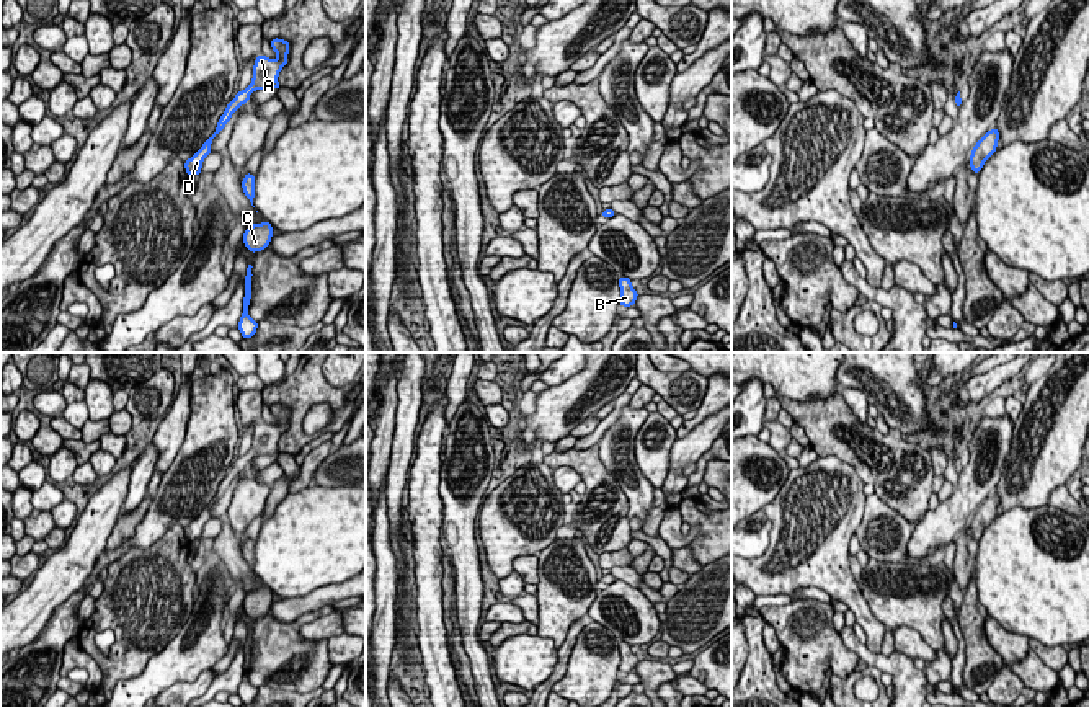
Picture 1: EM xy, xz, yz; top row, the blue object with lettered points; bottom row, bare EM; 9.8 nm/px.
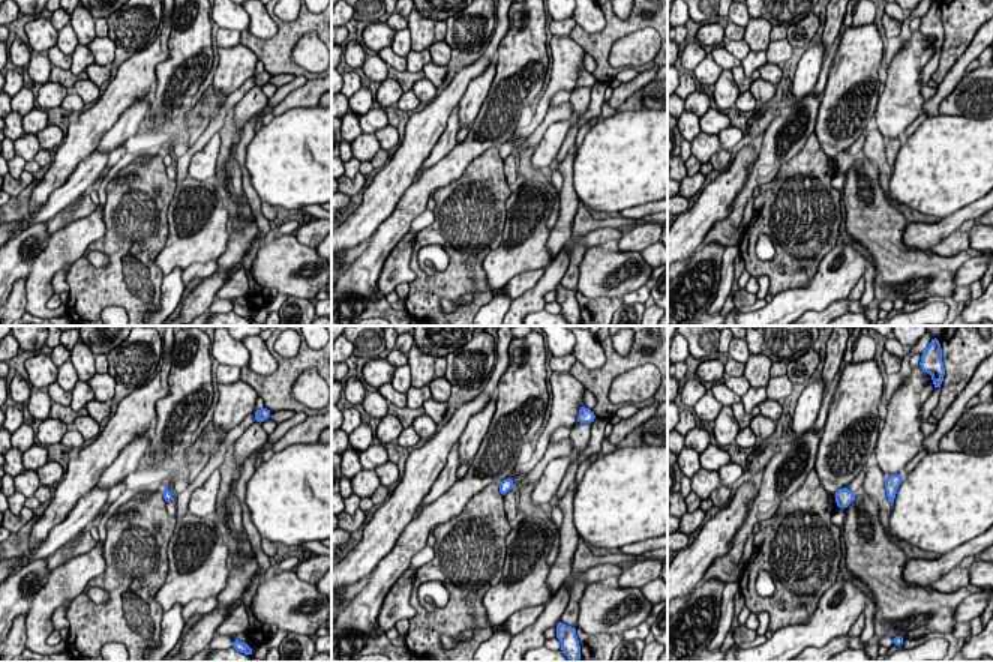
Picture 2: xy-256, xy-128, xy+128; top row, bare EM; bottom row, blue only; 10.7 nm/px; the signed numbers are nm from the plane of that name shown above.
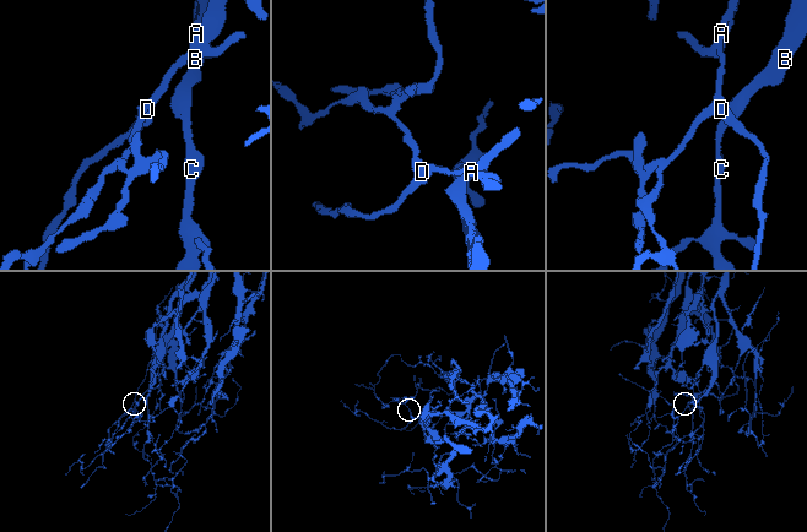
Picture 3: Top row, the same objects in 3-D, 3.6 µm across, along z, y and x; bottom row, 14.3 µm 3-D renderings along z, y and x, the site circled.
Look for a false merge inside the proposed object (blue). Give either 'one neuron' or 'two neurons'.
one neuron

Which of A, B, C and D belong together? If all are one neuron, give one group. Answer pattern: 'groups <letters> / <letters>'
groups A B C D

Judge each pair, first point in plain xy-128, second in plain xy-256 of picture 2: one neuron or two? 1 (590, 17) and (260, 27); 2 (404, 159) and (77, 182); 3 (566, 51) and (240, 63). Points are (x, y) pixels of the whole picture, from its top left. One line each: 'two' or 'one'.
1: one
2: two
3: one

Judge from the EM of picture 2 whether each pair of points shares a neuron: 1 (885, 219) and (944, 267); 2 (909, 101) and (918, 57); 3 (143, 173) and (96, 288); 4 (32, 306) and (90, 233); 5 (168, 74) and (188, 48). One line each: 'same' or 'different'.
1: same
2: same
3: same
4: same
5: same

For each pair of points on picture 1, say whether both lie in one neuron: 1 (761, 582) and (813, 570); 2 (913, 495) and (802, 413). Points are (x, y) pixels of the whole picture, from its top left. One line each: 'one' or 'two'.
1: one
2: one

